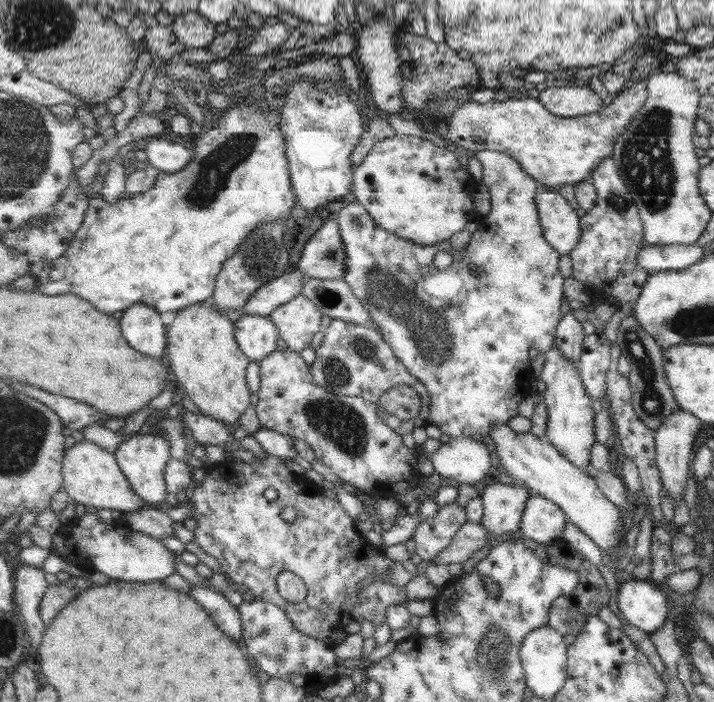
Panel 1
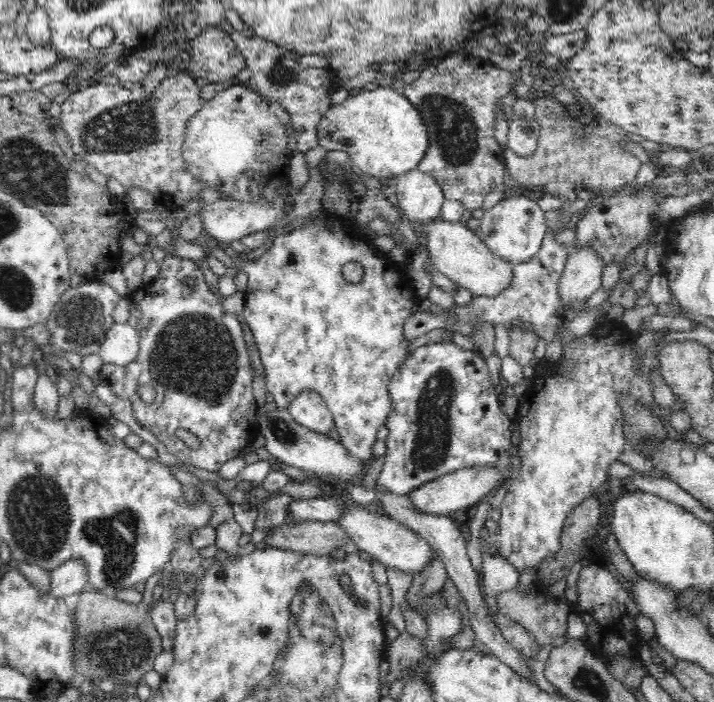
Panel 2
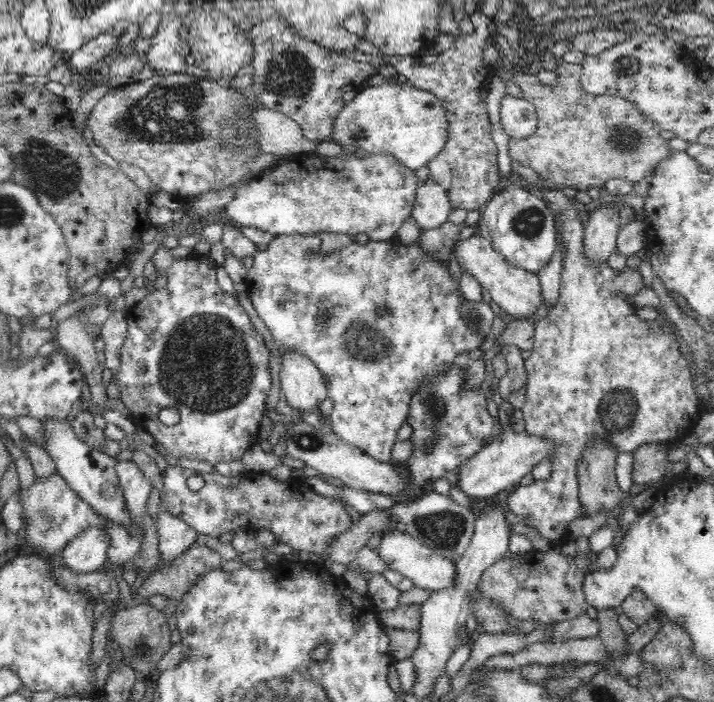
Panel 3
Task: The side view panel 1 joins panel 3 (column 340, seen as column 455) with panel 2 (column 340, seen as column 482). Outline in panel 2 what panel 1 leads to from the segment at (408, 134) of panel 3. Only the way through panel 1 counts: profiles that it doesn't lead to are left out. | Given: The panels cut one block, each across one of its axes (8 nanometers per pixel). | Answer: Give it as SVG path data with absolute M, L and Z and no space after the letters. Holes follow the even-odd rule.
M379 86L374 90L362 91L353 97L339 96L328 112L320 118L317 137L318 144L326 150L347 152L360 171L388 182L418 168L420 160L424 158L428 150L428 131L418 109L404 95L400 95L393 86Z

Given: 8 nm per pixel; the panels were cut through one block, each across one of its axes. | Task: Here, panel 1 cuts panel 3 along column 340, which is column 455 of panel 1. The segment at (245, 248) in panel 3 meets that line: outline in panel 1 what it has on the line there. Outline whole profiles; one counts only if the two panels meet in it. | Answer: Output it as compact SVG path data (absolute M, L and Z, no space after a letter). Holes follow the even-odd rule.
M475 151L473 157L477 158L483 167L481 182L487 187L490 196L489 212L480 218L470 236L467 246L462 250L455 250L449 241L425 246L397 236L389 232L375 222L370 212L358 201L345 205L336 216L340 224L342 239L347 249L346 273L344 280L349 283L356 297L361 300L365 308L370 312L373 320L382 328L382 337L393 347L395 354L403 361L409 373L415 376L415 379L423 381L427 387L426 408L430 411L429 424L438 427L443 433L444 439L461 439L467 437L473 441L481 440L481 437L489 437L489 431L494 424L503 424L513 416L517 415L517 405L523 400L529 398L534 392L534 376L530 368L529 348L535 348L539 353L549 350L554 342L554 332L558 325L559 314L561 314L561 300L563 298L563 277L557 270L557 260L559 254L550 247L543 238L541 227L538 221L538 212L534 203L535 193L540 185L519 167L515 160L504 152L493 151ZM439 250L447 251L452 256L452 264L444 270L439 270L435 266L435 254ZM468 264L477 266L479 273L473 275L467 269Z

